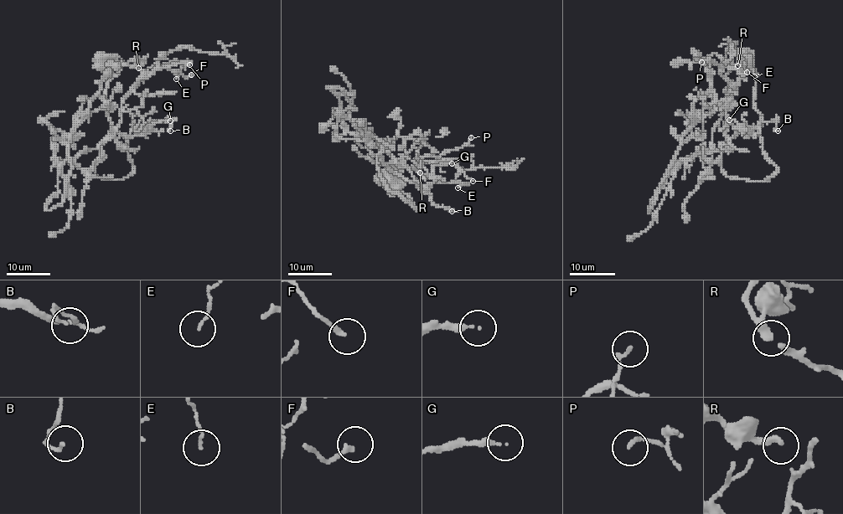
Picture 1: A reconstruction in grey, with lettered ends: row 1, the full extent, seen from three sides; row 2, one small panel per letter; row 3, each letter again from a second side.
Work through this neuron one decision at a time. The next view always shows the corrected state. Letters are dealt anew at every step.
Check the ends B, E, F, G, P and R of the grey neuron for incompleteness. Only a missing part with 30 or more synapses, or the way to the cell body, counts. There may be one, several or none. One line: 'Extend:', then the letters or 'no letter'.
Extend: no letter

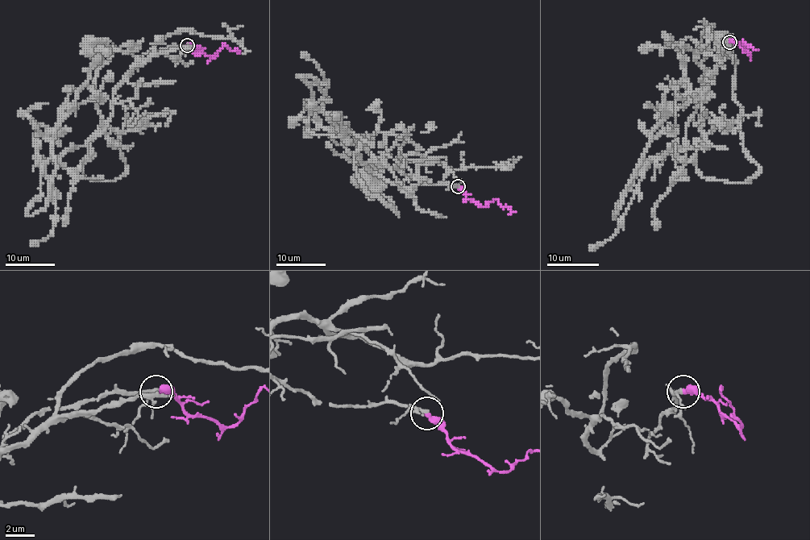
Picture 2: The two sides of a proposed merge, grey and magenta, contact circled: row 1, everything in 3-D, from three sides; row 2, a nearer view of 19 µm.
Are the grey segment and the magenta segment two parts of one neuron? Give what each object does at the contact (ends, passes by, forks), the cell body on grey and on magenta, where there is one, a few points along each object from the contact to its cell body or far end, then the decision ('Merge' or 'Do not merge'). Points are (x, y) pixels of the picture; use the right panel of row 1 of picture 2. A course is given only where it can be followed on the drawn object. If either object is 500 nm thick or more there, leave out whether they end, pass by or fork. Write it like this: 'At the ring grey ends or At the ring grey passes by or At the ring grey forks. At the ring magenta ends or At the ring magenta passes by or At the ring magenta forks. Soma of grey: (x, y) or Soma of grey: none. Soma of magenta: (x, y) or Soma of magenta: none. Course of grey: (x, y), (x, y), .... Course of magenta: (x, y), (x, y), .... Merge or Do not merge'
At the ring grey passes by. At the ring magenta ends. Soma of grey: (721, 42). Soma of magenta: none. Course of grey: (729, 41), (703, 96), (695, 162), (703, 176), (746, 182), (758, 164), (743, 148), (734, 60), (723, 41). Course of magenta: (729, 41), (738, 44), (749, 54), (743, 40), (755, 49). Merge

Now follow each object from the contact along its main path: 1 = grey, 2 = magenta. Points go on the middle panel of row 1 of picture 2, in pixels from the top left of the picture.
1: (458, 186), (419, 182), (354, 154), (360, 184), (396, 213), (389, 197), (371, 198), (363, 180)
2: (458, 186), (464, 195), (480, 205), (485, 206), (495, 200), (501, 206), (517, 211)

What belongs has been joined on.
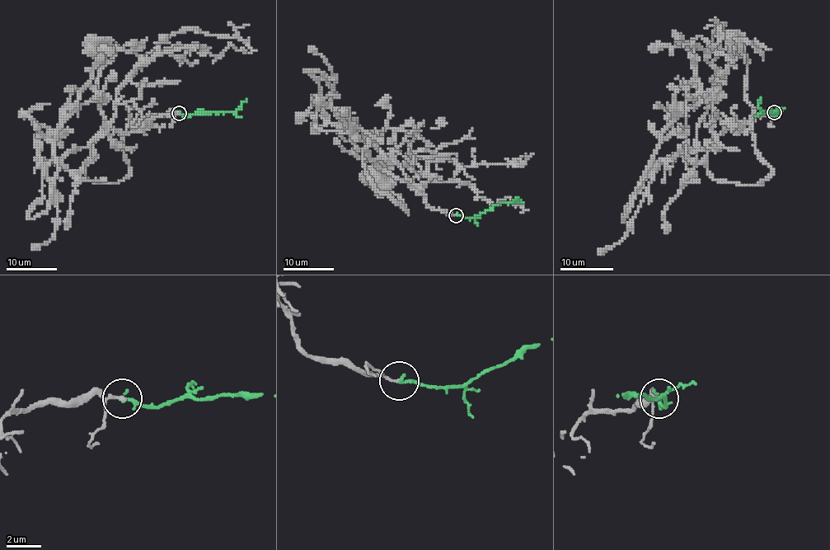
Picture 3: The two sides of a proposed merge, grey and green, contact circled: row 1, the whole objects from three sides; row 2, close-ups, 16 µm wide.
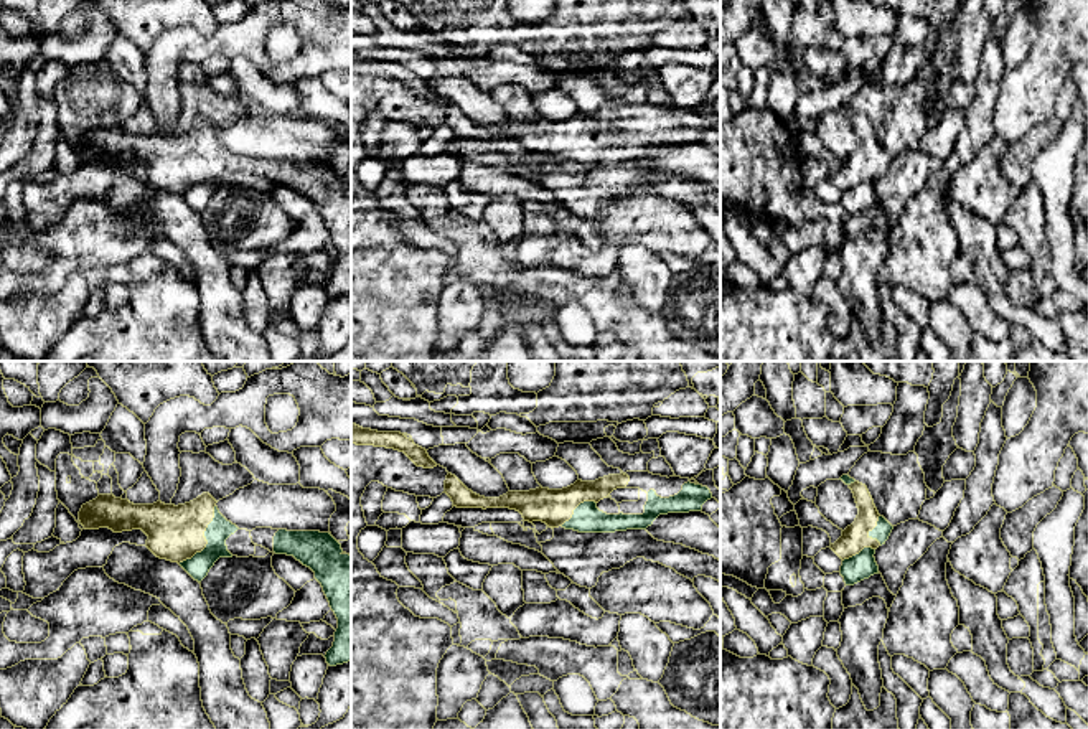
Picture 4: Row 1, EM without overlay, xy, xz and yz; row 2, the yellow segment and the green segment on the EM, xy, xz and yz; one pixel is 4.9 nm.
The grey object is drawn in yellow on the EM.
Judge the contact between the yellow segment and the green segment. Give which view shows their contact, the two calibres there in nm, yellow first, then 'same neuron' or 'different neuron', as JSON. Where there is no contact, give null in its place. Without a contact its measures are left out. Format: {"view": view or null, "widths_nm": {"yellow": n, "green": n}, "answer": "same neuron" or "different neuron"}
{"view": "xy", "widths_nm": {"yellow": 280, "green": 120}, "answer": "same neuron"}

